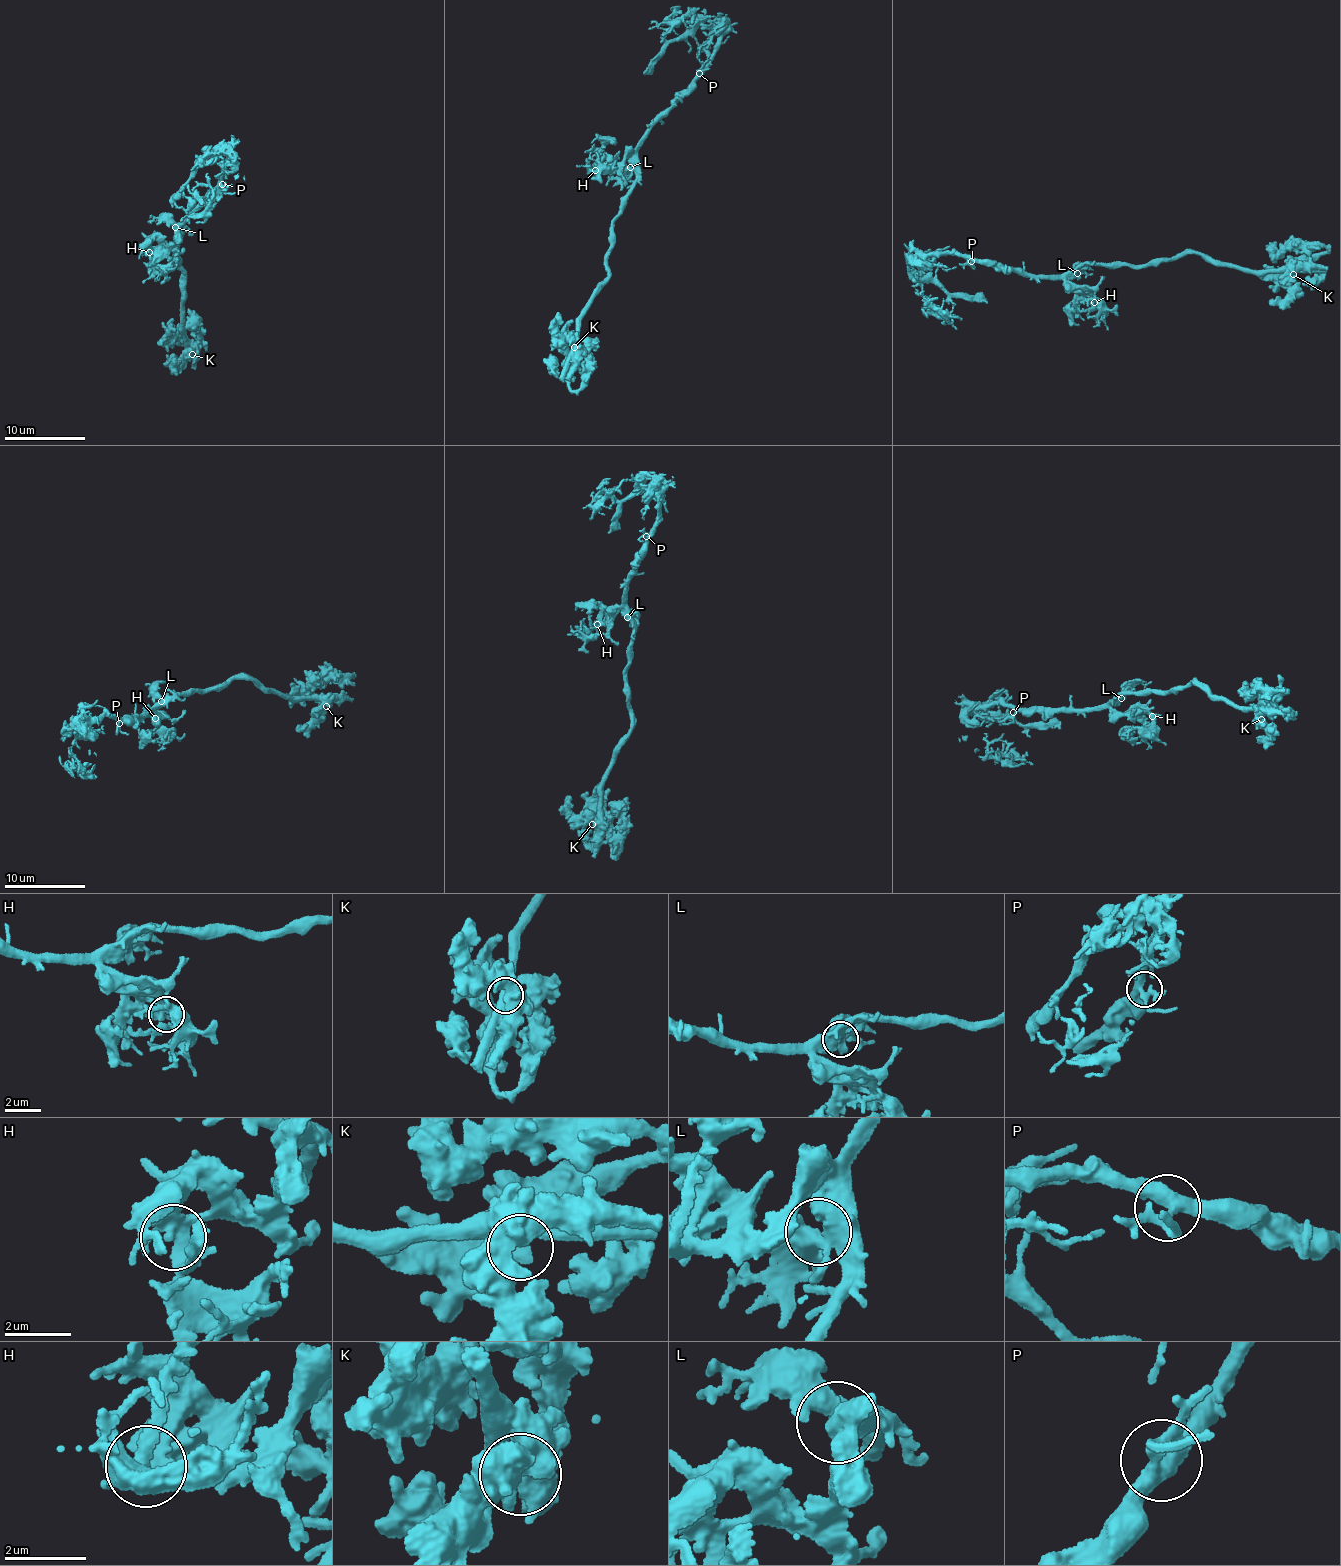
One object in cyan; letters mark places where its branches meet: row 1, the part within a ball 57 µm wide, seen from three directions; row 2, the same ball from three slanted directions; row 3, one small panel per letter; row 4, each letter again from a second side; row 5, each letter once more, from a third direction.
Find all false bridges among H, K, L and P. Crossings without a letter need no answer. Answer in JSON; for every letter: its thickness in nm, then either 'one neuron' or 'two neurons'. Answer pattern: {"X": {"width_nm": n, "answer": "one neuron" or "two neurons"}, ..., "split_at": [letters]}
{"H": {"width_nm": 360, "answer": "one neuron"}, "K": {"width_nm": 700, "answer": "one neuron"}, "L": {"width_nm": 420, "answer": "one neuron"}, "P": {"width_nm": 340, "answer": "one neuron"}, "split_at": []}

